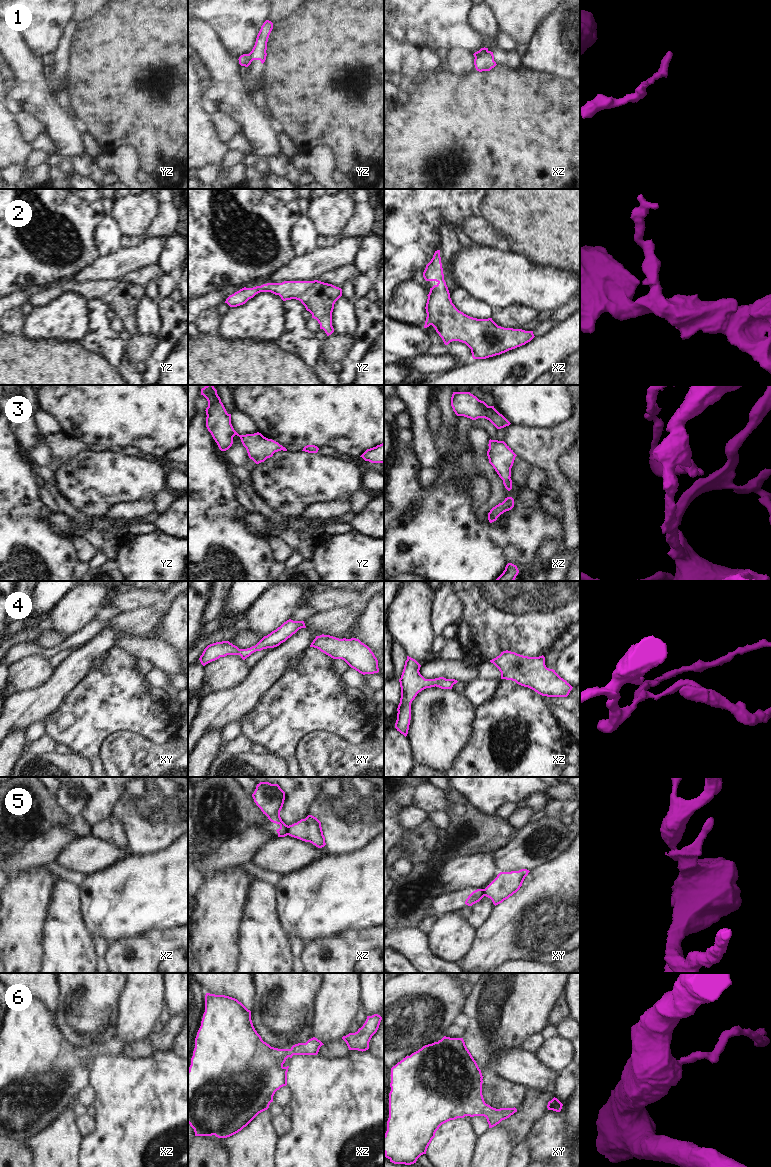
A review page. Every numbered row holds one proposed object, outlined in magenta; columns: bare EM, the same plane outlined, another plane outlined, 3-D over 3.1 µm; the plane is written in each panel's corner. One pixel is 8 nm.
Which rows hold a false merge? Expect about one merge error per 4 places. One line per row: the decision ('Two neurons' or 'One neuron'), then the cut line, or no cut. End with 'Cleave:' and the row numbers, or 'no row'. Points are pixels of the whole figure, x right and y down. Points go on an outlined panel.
1: Two neurons. Split along xz (487, 50), (475, 57)
2: One neuron. No split
3: One neuron. No split
4: One neuron. No split
5: Two neurons. Split along xz (289, 826), (287, 834)
6: One neuron. No split
Cleave: 1, 5

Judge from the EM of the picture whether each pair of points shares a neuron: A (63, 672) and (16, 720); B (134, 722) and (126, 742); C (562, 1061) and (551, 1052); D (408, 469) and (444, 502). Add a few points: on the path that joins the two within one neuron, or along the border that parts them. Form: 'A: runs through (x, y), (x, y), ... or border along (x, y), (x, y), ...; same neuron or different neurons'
A: runs through (54, 685), (34, 705), (29, 707); same neuron
B: border along (141, 735), (135, 732), (117, 731), (107, 738); different neurons
C: runs through (559, 1058), (554, 1053); same neuron
D: runs through (408, 481), (428, 502), (432, 502); same neuron

